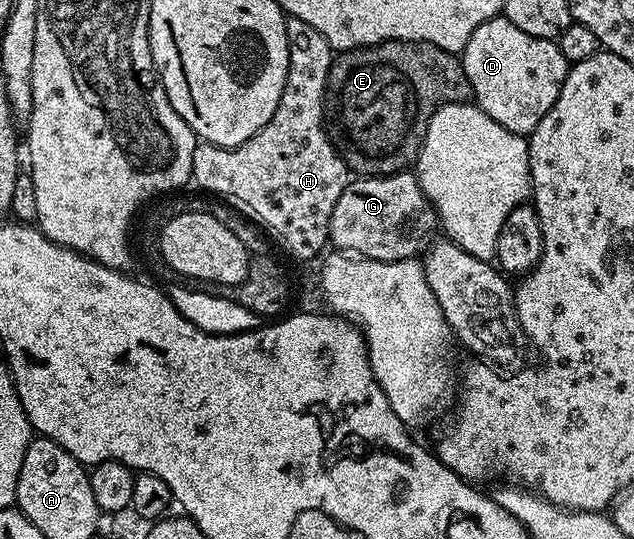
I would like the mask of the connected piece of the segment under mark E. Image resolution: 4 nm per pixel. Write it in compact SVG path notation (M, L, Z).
M381 42L375 46L361 46L359 50L341 51L331 61L330 75L326 81L326 104L324 107L324 125L327 134L330 135L330 142L339 156L346 161L347 168L358 176L381 176L383 174L397 174L415 165L418 153L422 147L422 141L426 135L428 124L432 116L441 106L447 106L453 102L469 103L474 98L474 90L470 86L469 78L465 75L465 68L462 66L462 59L459 55L449 54L444 48L427 42Z

